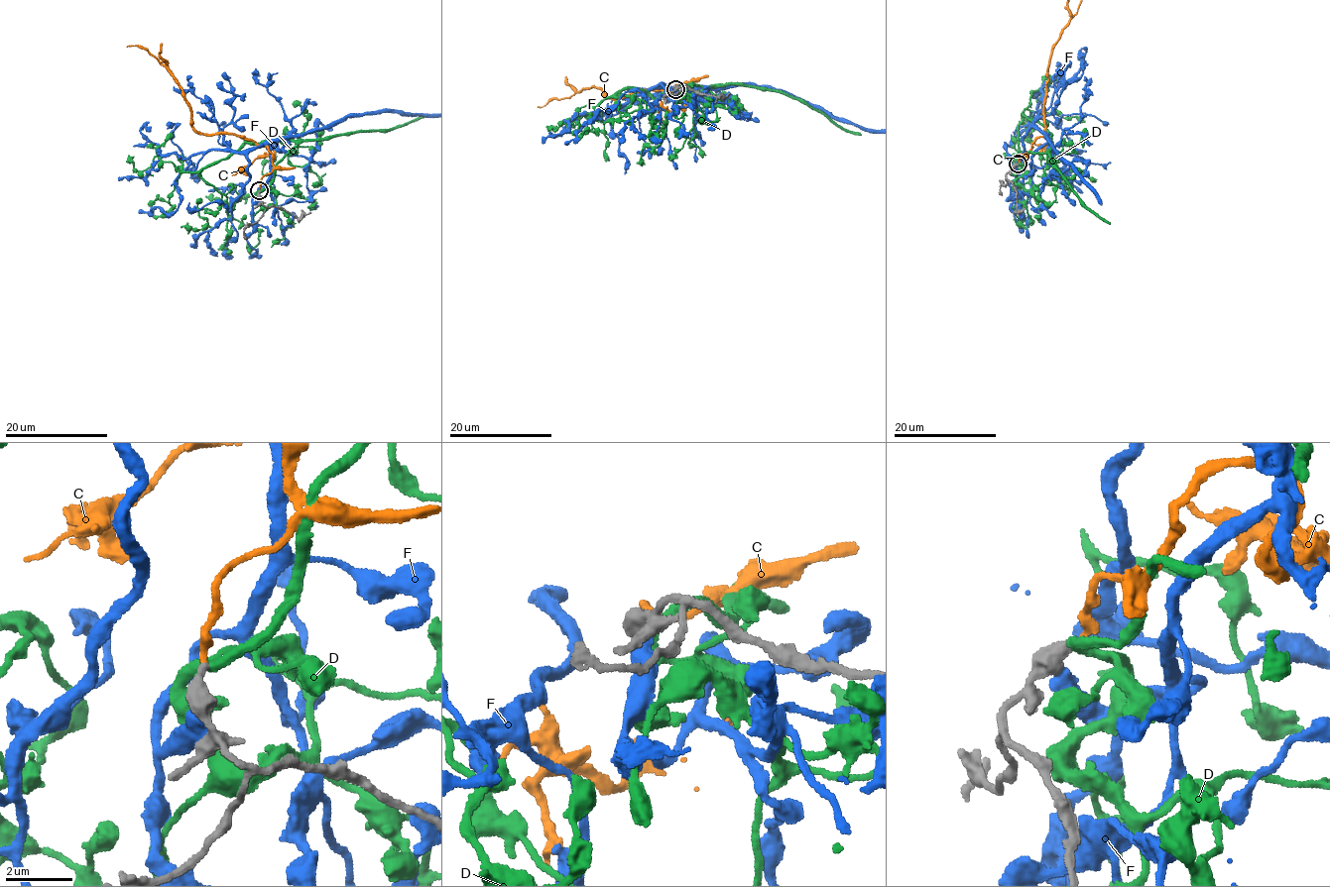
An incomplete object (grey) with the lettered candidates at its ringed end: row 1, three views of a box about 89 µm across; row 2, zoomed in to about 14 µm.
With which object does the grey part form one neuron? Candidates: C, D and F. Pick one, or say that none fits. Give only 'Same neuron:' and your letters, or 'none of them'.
Same neuron: C

